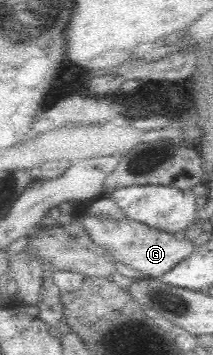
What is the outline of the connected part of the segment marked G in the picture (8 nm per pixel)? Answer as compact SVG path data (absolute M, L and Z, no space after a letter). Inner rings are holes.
M88 216L82 218L88 236L98 246L102 247L114 261L134 269L149 279L162 279L172 268L190 256L195 246L192 241L181 235L170 234L130 219L114 221L102 217Z

